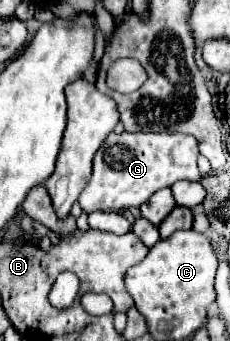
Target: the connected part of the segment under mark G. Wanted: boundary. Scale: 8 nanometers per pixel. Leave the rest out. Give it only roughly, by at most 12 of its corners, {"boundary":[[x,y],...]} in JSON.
{"boundary":[[111,133],[93,159],[83,211],[139,207],[199,181],[185,133]]}

